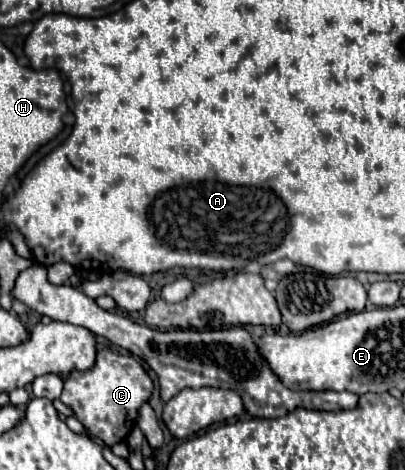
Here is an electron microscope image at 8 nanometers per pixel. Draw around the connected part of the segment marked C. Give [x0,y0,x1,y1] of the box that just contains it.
[60,349,154,447]

